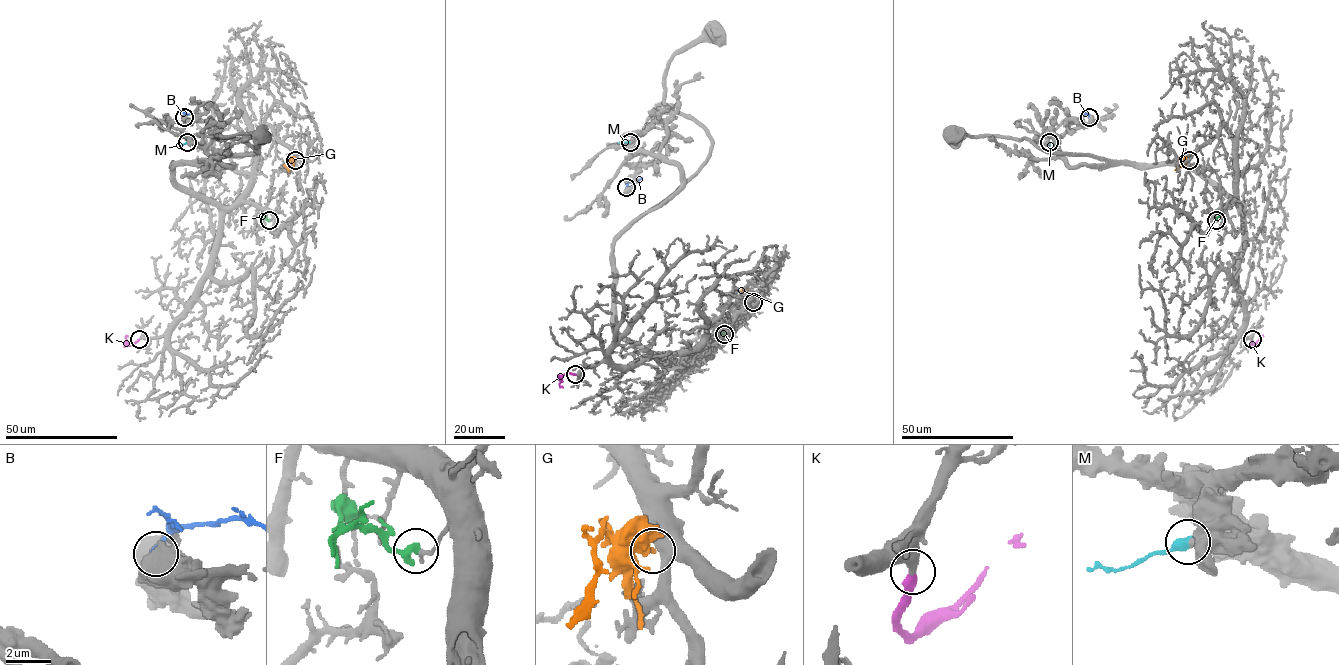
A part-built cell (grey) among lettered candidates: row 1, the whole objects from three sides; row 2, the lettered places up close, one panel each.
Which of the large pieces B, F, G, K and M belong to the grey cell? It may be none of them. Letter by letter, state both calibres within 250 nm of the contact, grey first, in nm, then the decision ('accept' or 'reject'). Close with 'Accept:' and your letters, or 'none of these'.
B: 500 nm thick on the grey side, 280 nm on the other; reject
F: 240 nm thick on the grey side, 360 nm on the other; reject
G: 500 nm thick on the grey side, 200 nm on the other; reject
K: 400 nm thick on the grey side, 440 nm on the other; accept
M: 360 nm thick on the grey side, 420 nm on the other; reject
Accept: K

